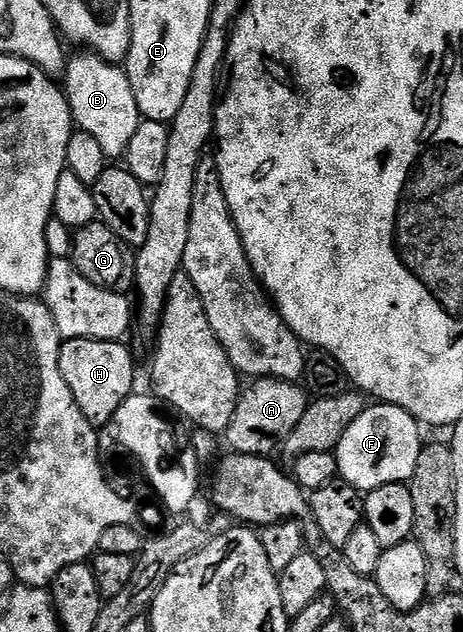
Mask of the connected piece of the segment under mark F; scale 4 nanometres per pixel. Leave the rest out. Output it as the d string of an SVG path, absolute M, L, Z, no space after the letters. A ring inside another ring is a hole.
M371 404L356 423L344 431L336 450L338 477L353 489L369 491L385 485L401 485L412 479L424 444L423 430L415 417L395 405ZM419 429L419 430L418 430Z

